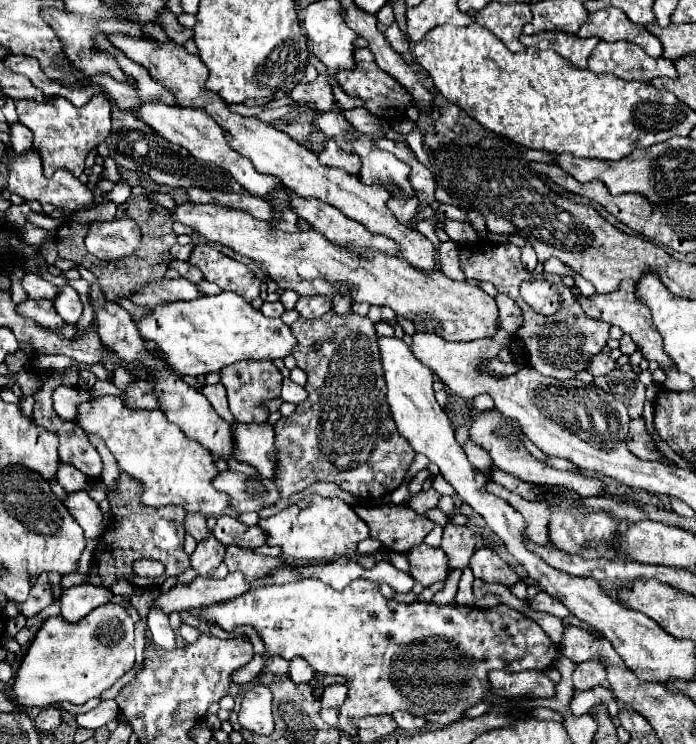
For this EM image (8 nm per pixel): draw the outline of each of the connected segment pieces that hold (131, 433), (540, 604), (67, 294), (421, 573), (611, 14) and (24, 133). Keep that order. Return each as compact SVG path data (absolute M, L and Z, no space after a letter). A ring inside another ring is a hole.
M103 396L77 404L75 422L87 434L99 436L115 456L119 470L133 476L143 486L141 504L153 508L173 504L183 506L187 512L201 512L205 516L219 516L229 506L229 496L211 486L211 480L217 474L211 454L171 424L161 410L149 412L125 408L121 398Z
M543 590L535 596L535 600L531 600L531 608L547 612L547 614L553 614L557 618L567 618L571 614L563 604L559 604L559 600L553 600L553 596L549 596Z
M61 286L57 296L55 296L55 310L63 320L69 322L77 322L81 312L83 312L83 304L79 300L79 294L75 292L75 288L71 286Z
M417 544L407 552L407 560L409 560L409 574L421 586L441 582L449 574L445 552L441 548Z
M615 8L589 14L587 22L581 26L577 36L579 38L597 36L605 42L619 42L619 40L633 42L633 44L639 44L653 58L661 58L663 54L663 44L645 26L639 26L639 24L633 26L629 18Z
M7 122L7 126L9 126L9 138L13 150L25 152L33 146L33 132L29 132L29 128L25 128L21 122Z

